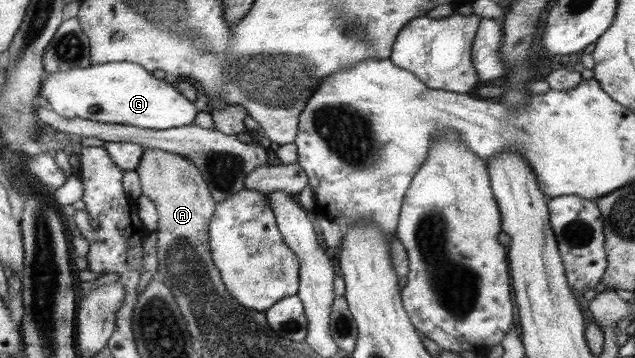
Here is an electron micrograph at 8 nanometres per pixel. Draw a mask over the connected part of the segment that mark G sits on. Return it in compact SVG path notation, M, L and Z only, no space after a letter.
M131 62L91 64L85 67L72 67L69 71L61 71L61 73L51 73L47 79L43 79L38 95L47 100L51 110L57 115L67 119L78 117L101 123L134 125L141 129L162 130L191 125L199 113L193 103L179 93L175 84L167 84L164 80L156 79L151 72L145 71L144 67Z

